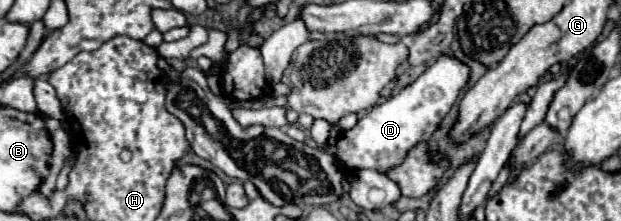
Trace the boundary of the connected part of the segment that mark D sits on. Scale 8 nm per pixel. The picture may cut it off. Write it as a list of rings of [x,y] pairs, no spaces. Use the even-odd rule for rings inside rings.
[[[440,56],[430,68],[426,68],[426,72],[422,76],[418,76],[410,86],[402,88],[398,94],[390,96],[388,100],[376,104],[364,118],[358,120],[358,124],[350,130],[344,130],[340,136],[338,136],[338,142],[336,142],[336,160],[340,162],[342,170],[344,172],[354,172],[354,170],[362,170],[362,168],[370,168],[370,170],[378,170],[382,174],[388,174],[392,168],[400,166],[408,152],[420,144],[420,142],[426,142],[432,132],[438,128],[440,120],[450,112],[452,104],[456,102],[462,86],[466,86],[468,82],[468,76],[470,76],[470,70],[468,66],[464,66],[460,60],[456,58],[450,58],[450,56]]]

